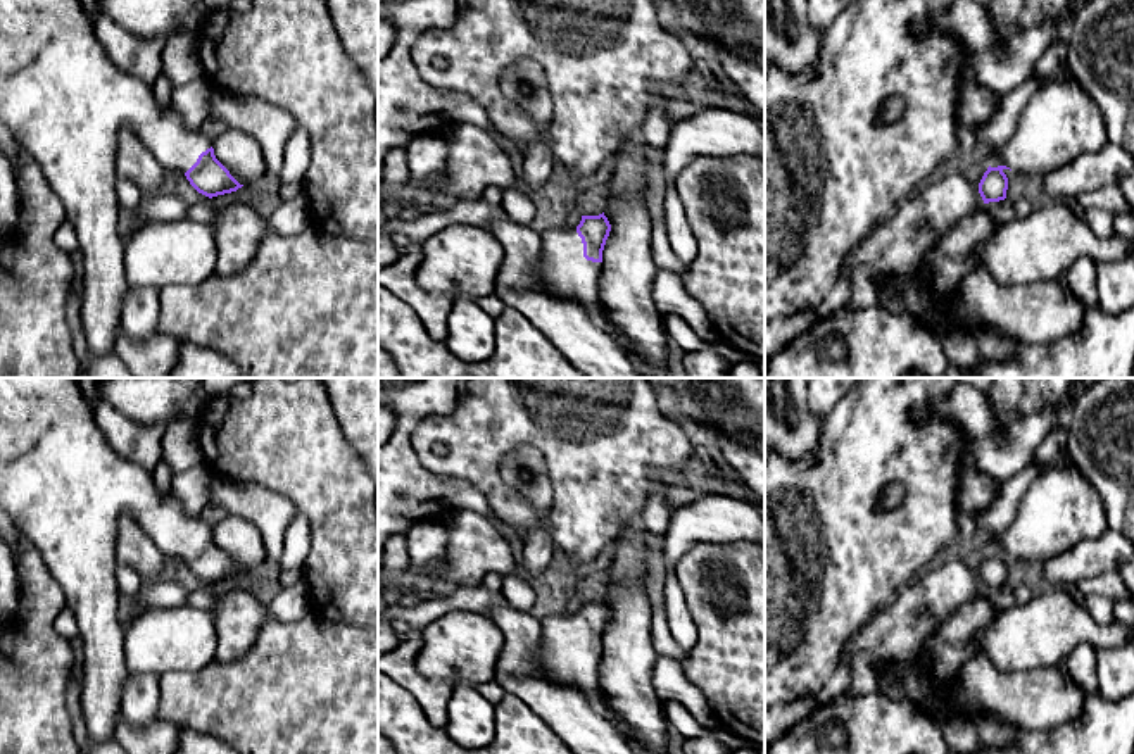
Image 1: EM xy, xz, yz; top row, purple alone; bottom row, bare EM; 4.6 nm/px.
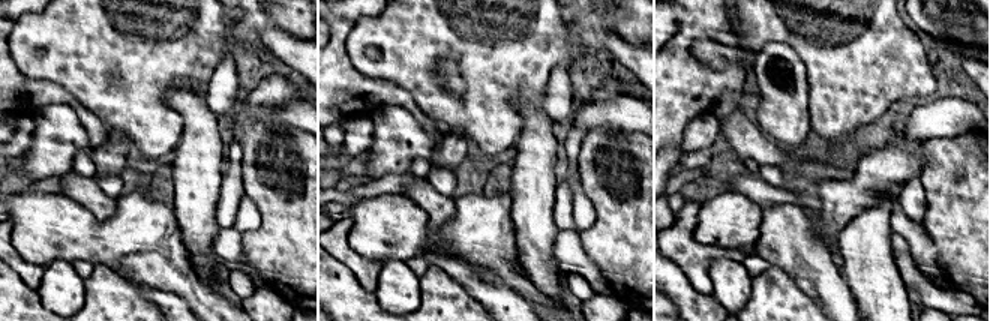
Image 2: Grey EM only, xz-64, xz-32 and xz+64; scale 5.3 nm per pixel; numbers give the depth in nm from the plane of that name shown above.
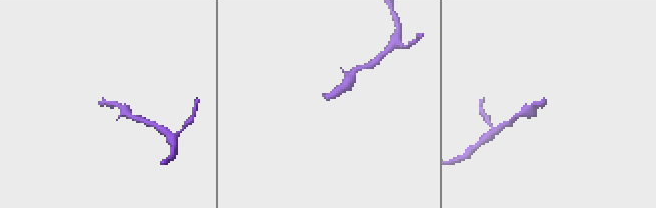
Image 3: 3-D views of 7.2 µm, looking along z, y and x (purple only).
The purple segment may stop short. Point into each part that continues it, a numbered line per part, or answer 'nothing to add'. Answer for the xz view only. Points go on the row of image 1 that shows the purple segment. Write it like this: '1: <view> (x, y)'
1: xz (563, 271)

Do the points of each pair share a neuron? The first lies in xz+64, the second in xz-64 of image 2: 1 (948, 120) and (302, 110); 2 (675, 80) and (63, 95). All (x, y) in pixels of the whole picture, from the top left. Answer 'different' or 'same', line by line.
1: same
2: same

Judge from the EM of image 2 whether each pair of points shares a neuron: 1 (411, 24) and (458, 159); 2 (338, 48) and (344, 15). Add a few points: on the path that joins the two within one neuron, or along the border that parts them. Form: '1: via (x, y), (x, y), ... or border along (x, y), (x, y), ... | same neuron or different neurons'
1: border along (444, 126), (459, 129), (467, 137), (473, 153) | different neurons
2: via (338, 41), (339, 23) | same neuron

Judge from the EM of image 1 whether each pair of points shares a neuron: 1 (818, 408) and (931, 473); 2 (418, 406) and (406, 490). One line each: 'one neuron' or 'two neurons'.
1: two neurons
2: one neuron

